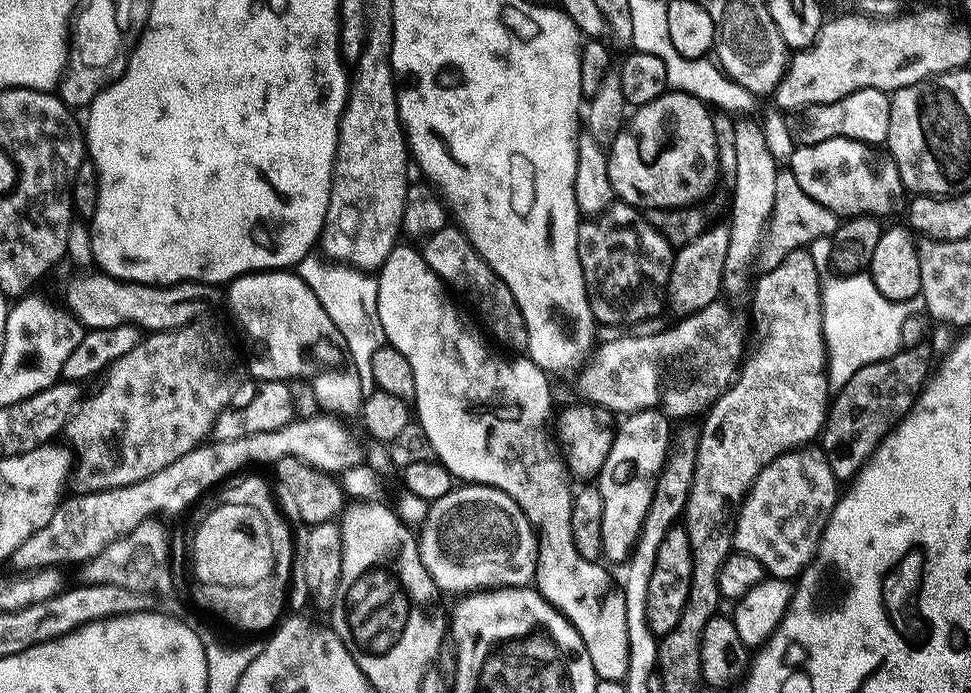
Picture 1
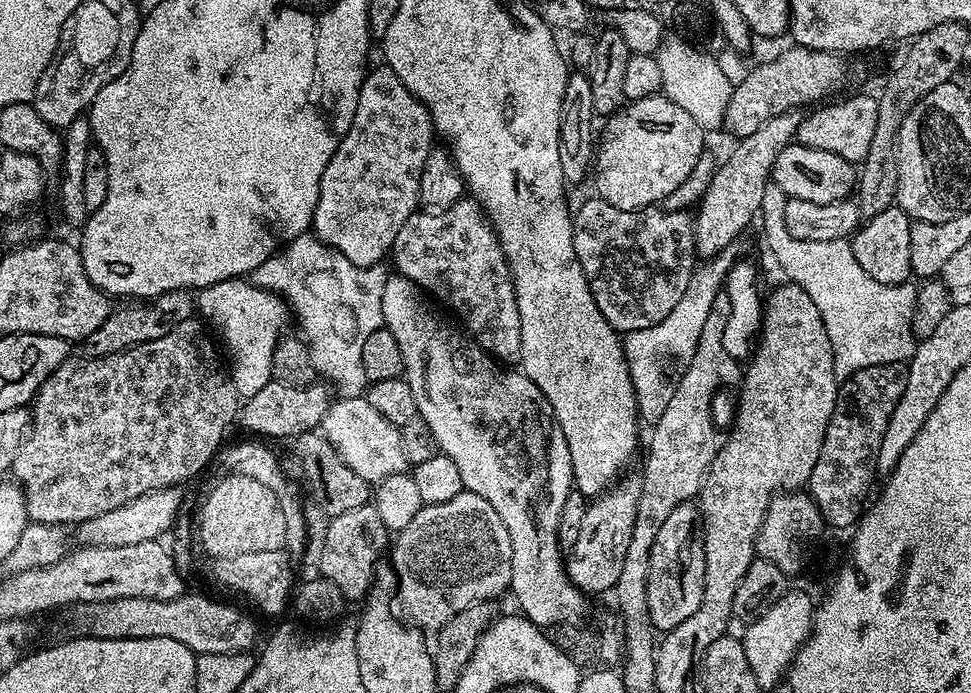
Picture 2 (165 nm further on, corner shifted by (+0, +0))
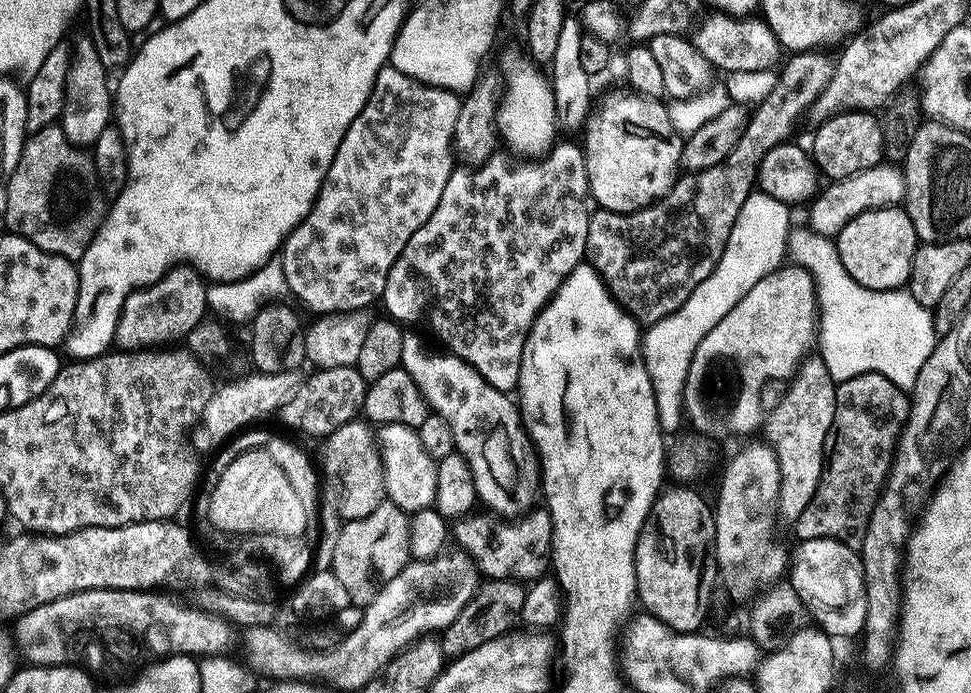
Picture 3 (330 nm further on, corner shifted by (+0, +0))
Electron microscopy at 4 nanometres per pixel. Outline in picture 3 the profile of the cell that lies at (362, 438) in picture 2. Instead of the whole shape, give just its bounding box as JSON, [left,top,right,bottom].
[377,423,436,514]

